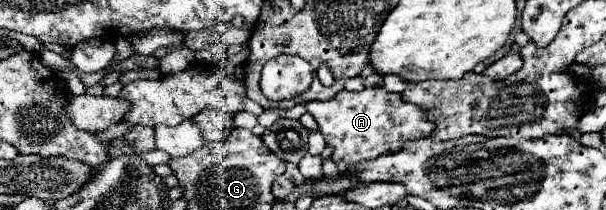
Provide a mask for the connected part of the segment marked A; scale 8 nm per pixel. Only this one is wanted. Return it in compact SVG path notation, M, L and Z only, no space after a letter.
M383 86L363 88L359 92L341 90L329 100L309 100L305 102L307 112L317 120L325 144L333 148L331 160L337 164L341 176L361 160L371 160L385 156L385 152L397 152L401 144L427 138L437 126L429 120L429 110L417 104L401 100L401 94L387 92Z

